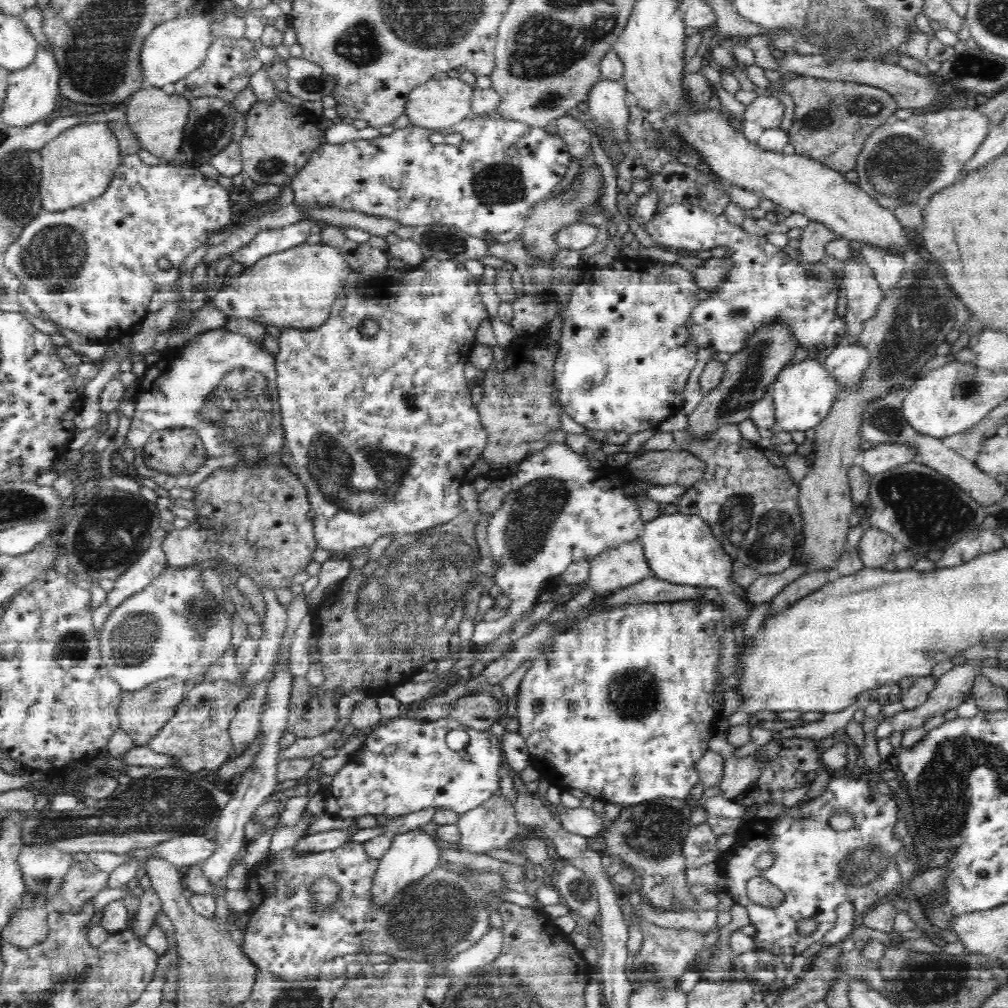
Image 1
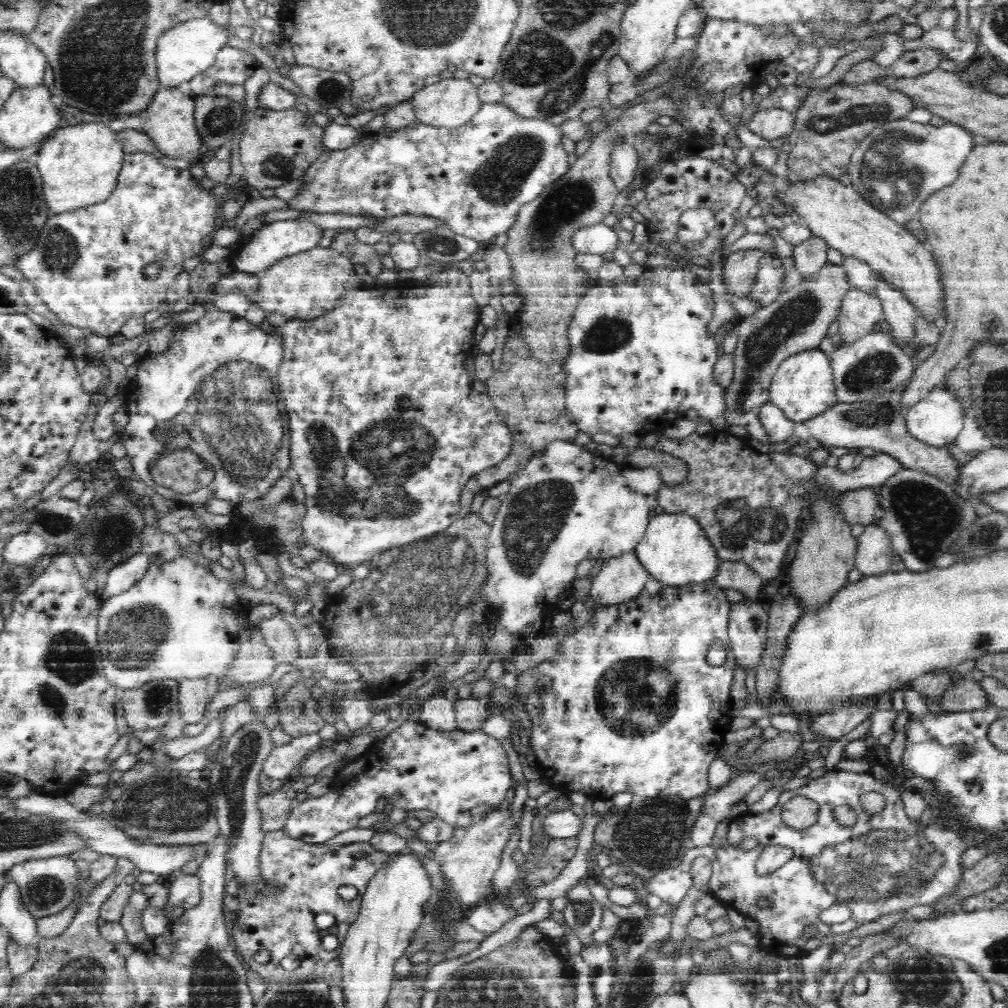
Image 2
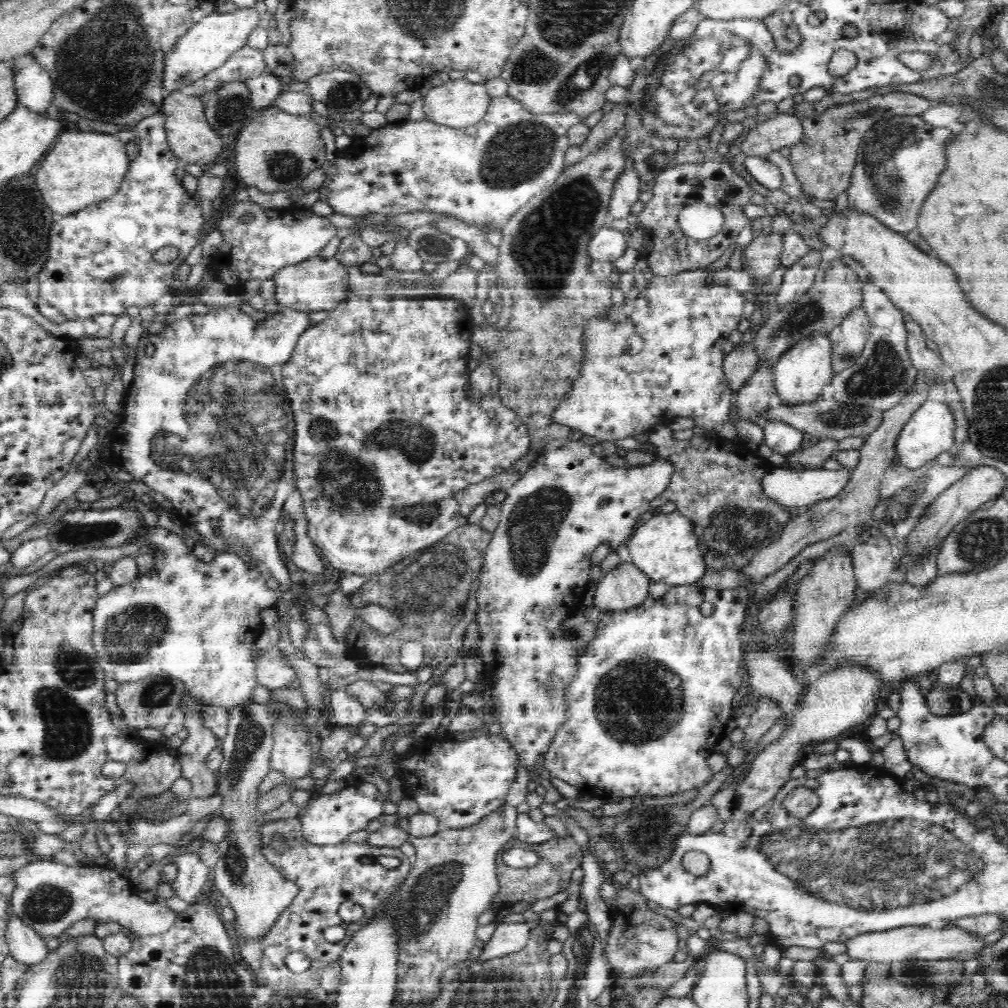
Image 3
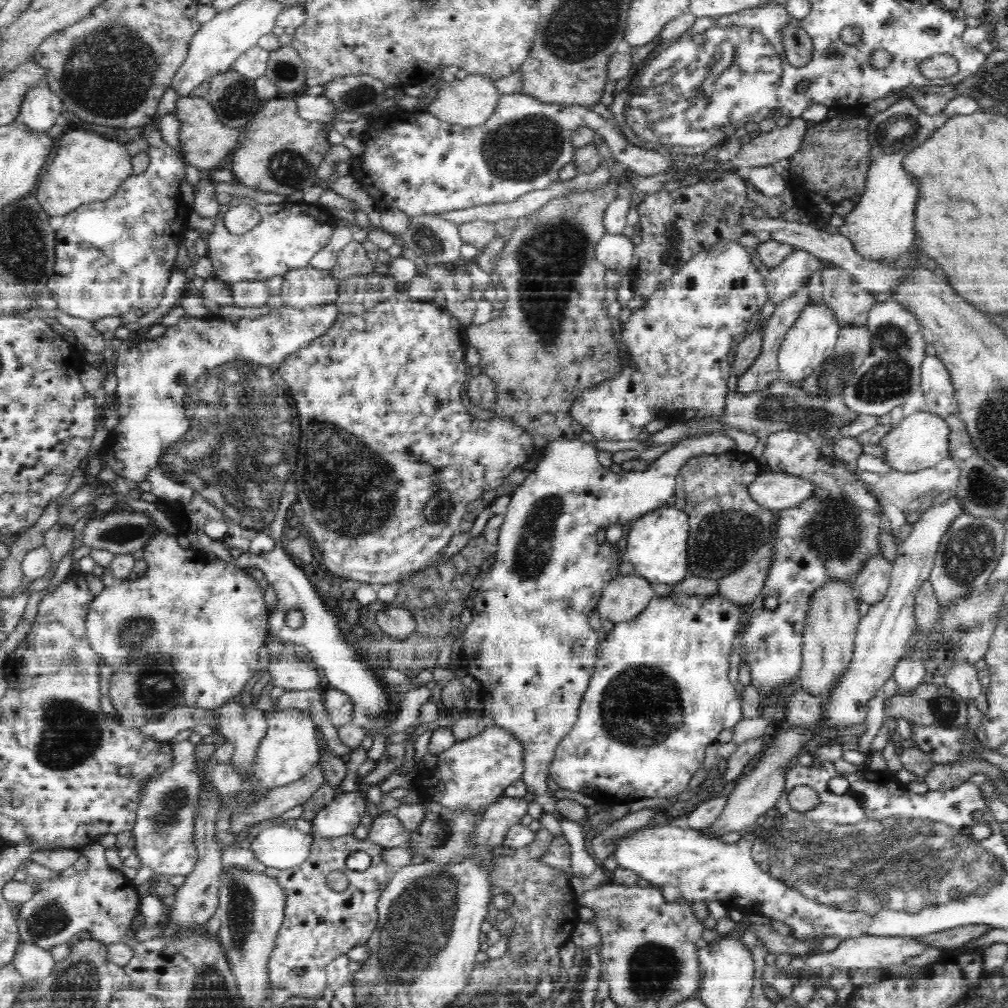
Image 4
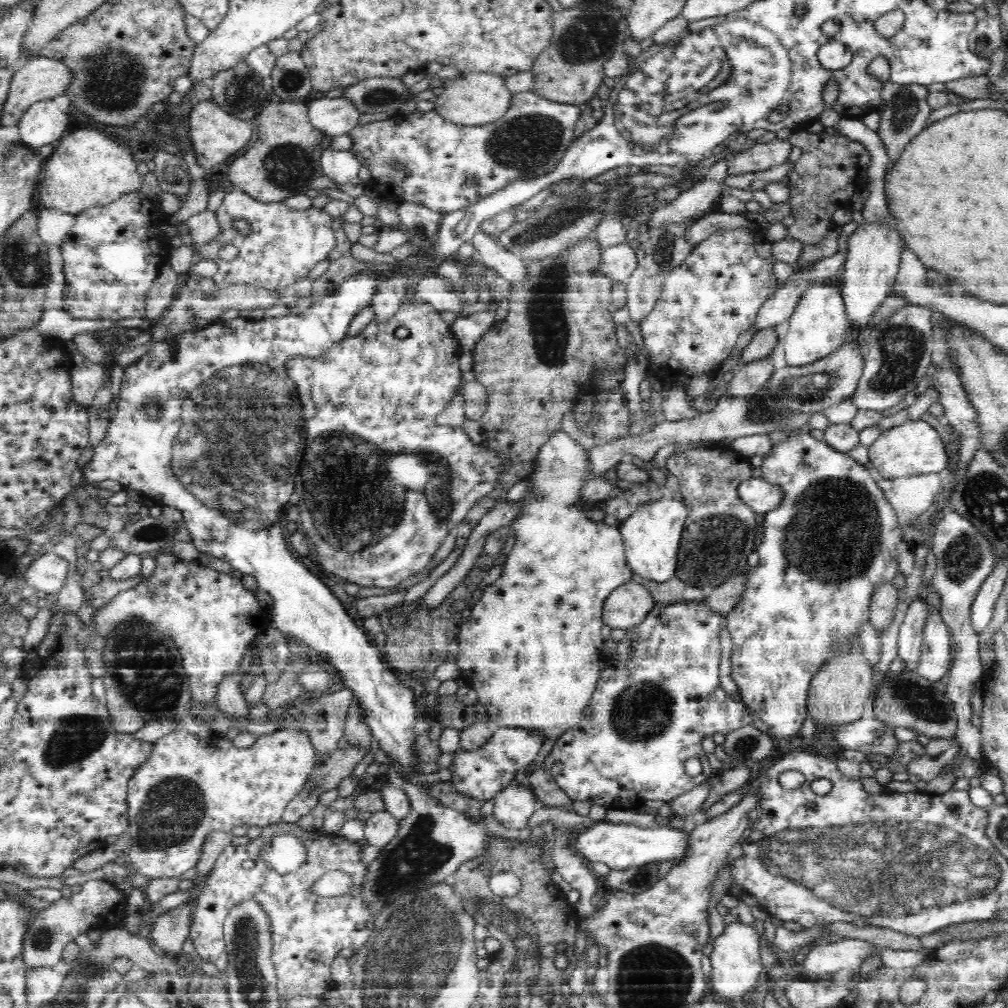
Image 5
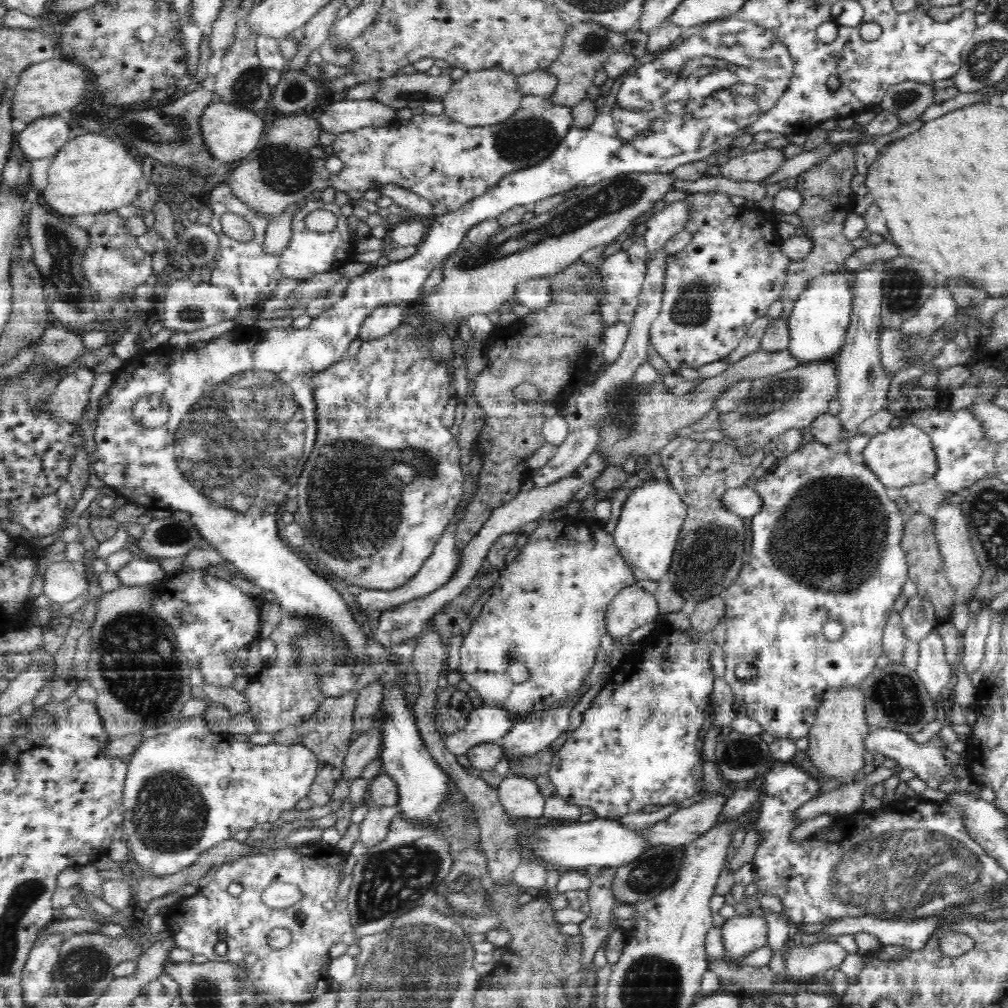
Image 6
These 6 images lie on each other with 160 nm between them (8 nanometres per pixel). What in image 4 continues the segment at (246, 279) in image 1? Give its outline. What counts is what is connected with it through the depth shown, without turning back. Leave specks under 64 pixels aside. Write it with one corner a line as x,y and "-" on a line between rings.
308,265
292,269
283,279
280,294
283,304
297,309
322,307
336,301
339,295
339,282
332,277
330,270

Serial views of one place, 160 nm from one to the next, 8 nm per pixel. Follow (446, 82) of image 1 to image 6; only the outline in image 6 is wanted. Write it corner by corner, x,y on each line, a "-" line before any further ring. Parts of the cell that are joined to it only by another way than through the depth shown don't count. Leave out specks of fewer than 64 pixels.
485,69
466,73
461,80
453,82
442,102
448,118
468,127
486,127
510,118
520,108
524,95
518,87
516,76
496,69

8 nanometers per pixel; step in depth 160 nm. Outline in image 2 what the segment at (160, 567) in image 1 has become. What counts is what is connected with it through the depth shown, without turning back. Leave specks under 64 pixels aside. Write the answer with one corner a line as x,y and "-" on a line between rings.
136,553
131,558
120,561
114,565
107,573
107,581
102,590
99,591
98,597
105,601
111,596
120,594
134,586
151,565
150,557
143,553

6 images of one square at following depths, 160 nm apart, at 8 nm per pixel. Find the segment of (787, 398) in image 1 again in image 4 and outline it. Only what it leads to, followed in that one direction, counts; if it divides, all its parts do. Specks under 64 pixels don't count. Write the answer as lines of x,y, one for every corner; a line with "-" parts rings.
810,298
798,320
788,329
777,356
778,367
788,376
790,385
799,386
807,375
834,352
840,328
840,323
836,322
836,315
832,314
824,303
814,303

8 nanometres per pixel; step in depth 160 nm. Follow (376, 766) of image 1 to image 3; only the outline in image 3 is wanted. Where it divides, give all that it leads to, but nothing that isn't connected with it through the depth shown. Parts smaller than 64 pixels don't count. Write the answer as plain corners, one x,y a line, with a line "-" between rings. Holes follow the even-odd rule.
484,733
466,740
440,736
440,740
415,743
400,760
405,796
414,799
422,813
438,818
443,828
471,827
506,802
518,774
519,756
504,735
-
358,781
360,784
356,786
348,786
332,794
324,794
320,798
312,798
299,810
301,834
310,844
324,846
347,841
353,832
366,828
370,820
382,815
381,796
376,790
376,784
372,784
371,781
-
350,788
354,788
354,792

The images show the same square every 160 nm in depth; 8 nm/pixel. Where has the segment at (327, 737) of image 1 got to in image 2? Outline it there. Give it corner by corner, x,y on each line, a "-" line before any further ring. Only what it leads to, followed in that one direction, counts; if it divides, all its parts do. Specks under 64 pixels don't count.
316,732
293,738
287,745
274,746
270,750
271,754
265,763
263,773
272,780
294,775
296,769
308,755
326,744

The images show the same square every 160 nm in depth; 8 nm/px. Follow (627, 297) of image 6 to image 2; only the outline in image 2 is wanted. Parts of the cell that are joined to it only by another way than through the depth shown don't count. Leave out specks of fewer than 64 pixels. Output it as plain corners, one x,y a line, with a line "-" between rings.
598,223
576,230
572,236
572,245
578,253
595,256
614,252
621,243
613,227

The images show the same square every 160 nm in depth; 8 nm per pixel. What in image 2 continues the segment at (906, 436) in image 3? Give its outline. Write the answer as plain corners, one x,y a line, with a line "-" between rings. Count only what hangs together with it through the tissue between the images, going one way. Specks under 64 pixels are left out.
934,386
928,396
922,398
908,408
905,416
905,425
908,432
920,442
928,446
944,447
949,442
954,441
962,427
964,426
964,418
966,412
963,412
963,404
960,404
958,393
952,388
944,388
944,386

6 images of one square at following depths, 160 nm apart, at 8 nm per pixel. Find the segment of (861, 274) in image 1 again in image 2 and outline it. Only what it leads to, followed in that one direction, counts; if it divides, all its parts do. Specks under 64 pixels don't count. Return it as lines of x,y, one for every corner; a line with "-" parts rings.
851,286
844,296
838,314
838,335
841,336
836,349
852,345
855,340
862,338
872,331
874,324
884,319
883,304
878,295
864,292
863,289

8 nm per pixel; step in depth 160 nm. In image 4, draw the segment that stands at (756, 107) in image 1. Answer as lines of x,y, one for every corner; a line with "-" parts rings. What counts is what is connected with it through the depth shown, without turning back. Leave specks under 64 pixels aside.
802,117
792,118
784,128
776,127
764,135
753,135
751,142
742,146
729,165
743,172
748,167
768,166
782,158
788,159
803,144
806,134
806,121

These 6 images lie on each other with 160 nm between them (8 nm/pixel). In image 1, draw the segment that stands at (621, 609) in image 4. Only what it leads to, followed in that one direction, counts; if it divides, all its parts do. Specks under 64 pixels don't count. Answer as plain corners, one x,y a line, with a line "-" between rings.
640,539
626,541
616,549
604,550
589,563
586,581
595,594
615,593
652,576

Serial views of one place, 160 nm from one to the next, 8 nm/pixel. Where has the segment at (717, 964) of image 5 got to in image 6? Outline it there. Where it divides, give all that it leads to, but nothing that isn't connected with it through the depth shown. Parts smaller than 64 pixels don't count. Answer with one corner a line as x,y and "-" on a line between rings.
736,915
727,919
721,926
725,954
728,952
734,960
744,960
758,948
769,945
767,928
765,917
759,915

